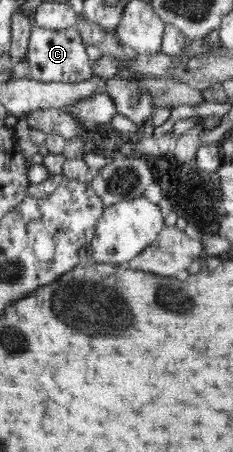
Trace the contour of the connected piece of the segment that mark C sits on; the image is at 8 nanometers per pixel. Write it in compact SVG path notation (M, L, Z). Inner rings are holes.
M34 25L31 29L29 53L27 54L30 63L28 78L46 83L86 81L93 74L92 63L86 51L87 47L75 26L65 30L53 30Z

